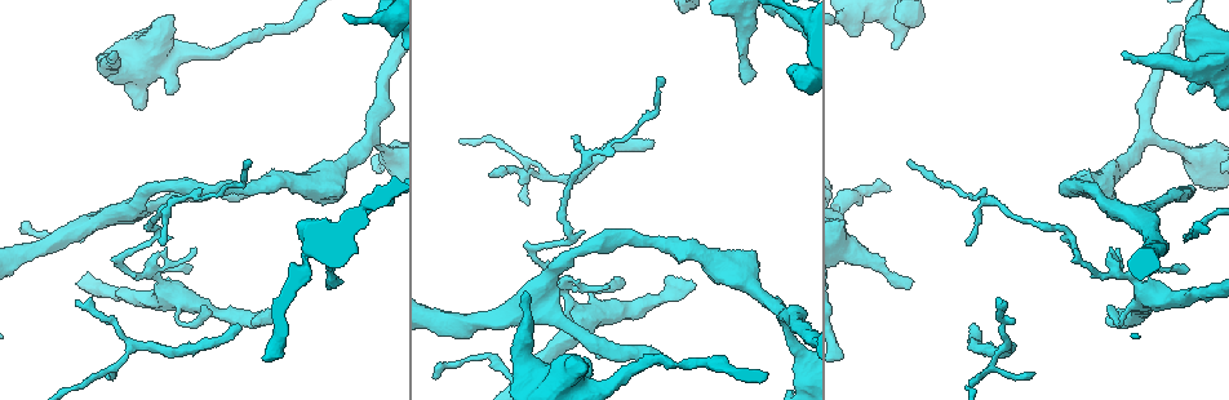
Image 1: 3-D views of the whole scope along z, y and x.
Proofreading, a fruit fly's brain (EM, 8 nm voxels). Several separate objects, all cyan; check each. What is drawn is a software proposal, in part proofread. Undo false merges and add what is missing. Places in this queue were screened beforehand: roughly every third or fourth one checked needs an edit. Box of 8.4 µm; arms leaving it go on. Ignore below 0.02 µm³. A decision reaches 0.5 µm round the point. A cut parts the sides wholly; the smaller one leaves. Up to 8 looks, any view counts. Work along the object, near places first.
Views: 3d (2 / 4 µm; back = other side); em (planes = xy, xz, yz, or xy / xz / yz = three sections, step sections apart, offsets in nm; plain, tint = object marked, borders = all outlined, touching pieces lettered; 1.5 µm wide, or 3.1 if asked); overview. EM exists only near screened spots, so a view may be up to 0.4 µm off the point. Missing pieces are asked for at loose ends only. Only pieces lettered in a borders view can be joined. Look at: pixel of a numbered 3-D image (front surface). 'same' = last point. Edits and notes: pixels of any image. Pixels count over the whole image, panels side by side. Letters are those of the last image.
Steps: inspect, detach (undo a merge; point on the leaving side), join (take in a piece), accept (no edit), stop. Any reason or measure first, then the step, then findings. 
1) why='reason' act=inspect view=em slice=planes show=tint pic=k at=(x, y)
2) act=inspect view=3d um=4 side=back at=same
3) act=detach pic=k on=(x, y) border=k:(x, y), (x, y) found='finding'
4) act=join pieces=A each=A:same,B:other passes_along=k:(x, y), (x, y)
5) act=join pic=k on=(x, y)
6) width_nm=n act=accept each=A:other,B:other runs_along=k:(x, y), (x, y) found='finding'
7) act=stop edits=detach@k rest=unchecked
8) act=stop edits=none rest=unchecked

why='an open end' act=inspect view=em slice=xy step=8 show=tint pic=1 at=(692, 285)

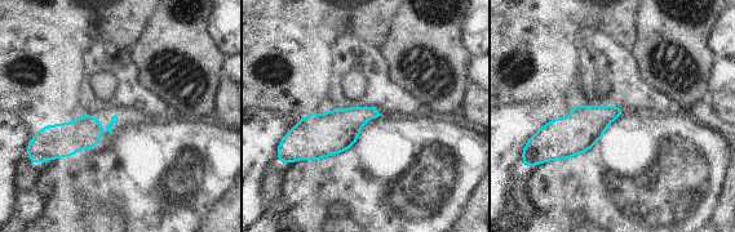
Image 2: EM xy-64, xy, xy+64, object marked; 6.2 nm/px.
why='what lies round it' act=inspect view=em slice=xy step=8 show=borders at=same

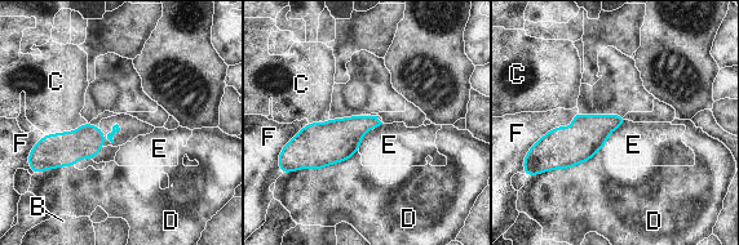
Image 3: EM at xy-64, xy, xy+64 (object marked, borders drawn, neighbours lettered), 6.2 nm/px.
act=accept each=B:other,C:other,D:other,E:other,F:other border=3:(625, 120), (611, 132), (606, 142) found='no lettered piece goes on from it'

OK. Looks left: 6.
why='free end' act=inspect view=em slice=planes show=borders pic=1 at=(525, 293)

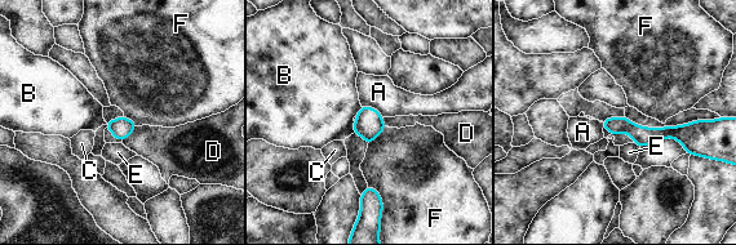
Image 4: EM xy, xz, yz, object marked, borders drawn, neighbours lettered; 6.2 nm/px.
longest_contact=F:170nm act=accept each=A:other,B:other,C:other,D:other,E:other,F:other found='none of them fits'

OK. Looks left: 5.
why='an open end' act=inspect view=3d um=2 pic=1 at=(75, 303)

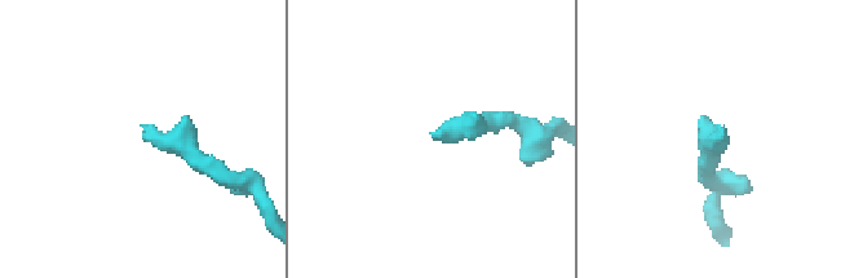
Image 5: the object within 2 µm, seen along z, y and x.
why='now the EM' act=inspect view=em slice=planes show=borders pic=5 at=(434, 139)

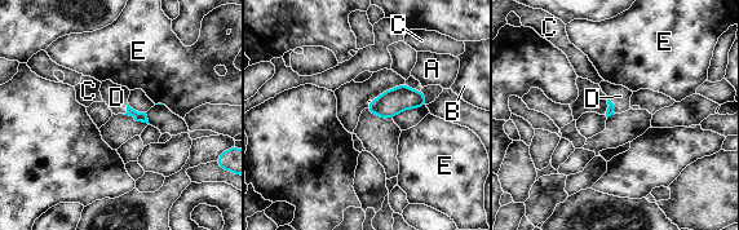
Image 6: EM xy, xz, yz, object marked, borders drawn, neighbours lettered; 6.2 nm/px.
act=join pic=6 on=(620, 96) each=A:other,B:other,C:other,D:same,E:other passes_along=6:(610, 110), (614, 105), (620, 96) found='the neuron continues'

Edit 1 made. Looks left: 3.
act=stop edits=join@6 rest=unchecked

